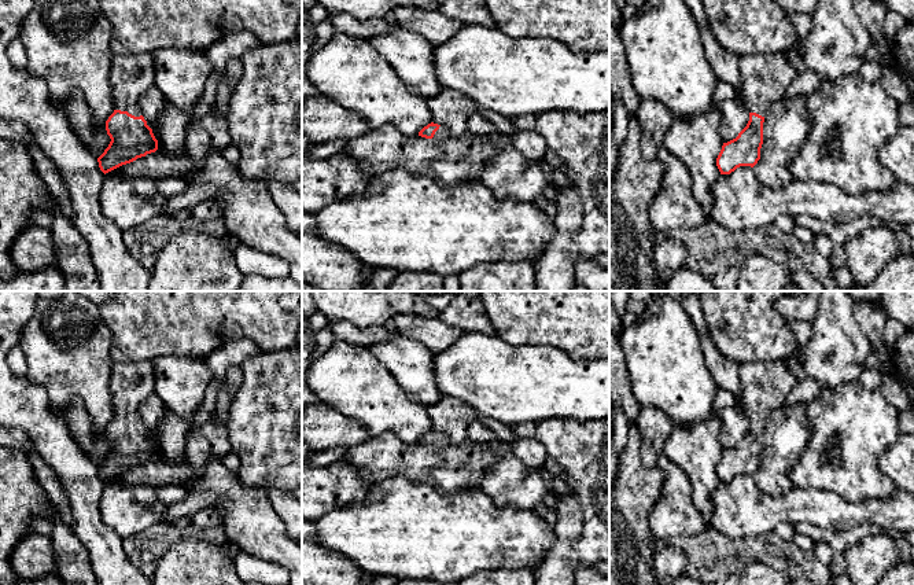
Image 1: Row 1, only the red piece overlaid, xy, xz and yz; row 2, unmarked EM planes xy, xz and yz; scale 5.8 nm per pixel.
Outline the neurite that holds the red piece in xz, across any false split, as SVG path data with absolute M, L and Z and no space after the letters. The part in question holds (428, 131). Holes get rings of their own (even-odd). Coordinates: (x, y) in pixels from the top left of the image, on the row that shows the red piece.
M431 122L419 132L419 136L435 141L442 141L449 139L450 133L446 126Z

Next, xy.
M154 52L113 55L110 84L115 110L106 121L111 141L97 158L104 174L158 150L158 140L139 107L139 99L154 82Z

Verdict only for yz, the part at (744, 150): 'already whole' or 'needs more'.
needs more

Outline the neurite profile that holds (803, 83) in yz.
M797 71L785 91L785 98L803 100L821 85L822 80L819 74L812 71Z

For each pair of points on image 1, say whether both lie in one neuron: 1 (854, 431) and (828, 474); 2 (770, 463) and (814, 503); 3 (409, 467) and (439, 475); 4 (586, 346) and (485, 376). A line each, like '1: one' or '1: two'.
1: one
2: two
3: one
4: two

